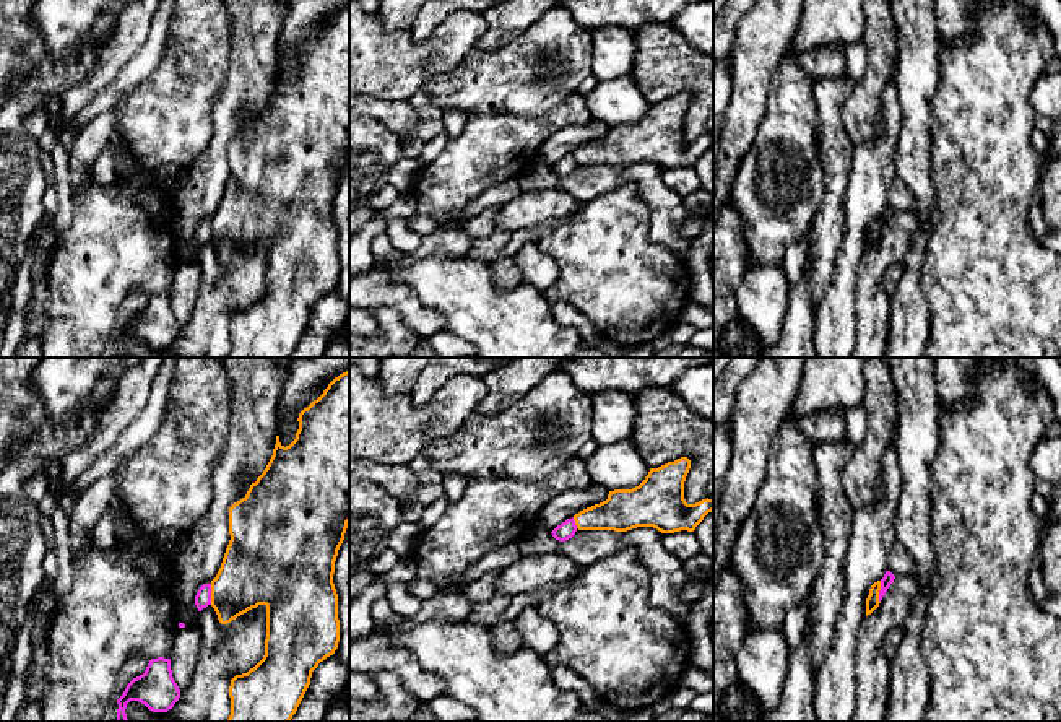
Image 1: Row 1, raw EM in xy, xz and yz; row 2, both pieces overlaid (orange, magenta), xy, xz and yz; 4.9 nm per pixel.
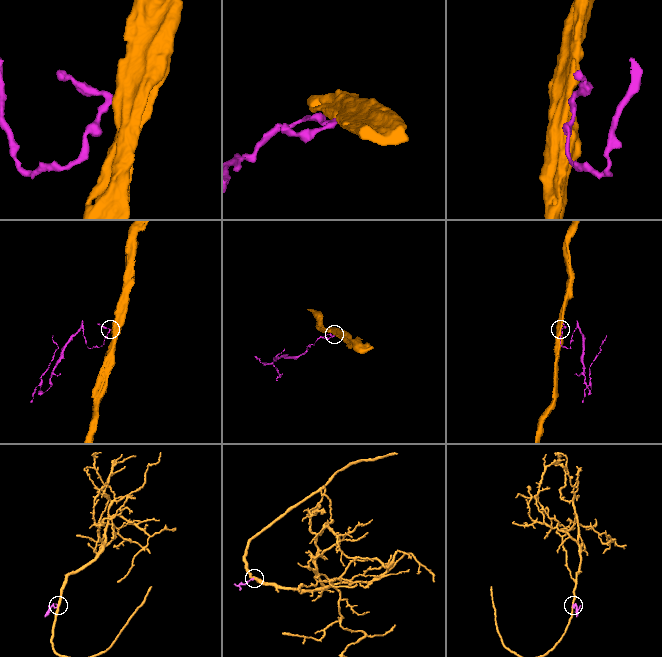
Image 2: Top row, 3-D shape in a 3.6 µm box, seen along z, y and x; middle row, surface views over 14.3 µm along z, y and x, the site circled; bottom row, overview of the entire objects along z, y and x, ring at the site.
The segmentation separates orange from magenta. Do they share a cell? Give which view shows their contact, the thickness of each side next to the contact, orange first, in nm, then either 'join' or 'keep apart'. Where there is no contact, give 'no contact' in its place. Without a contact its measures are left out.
contact in yz; calibres 70 and 60 nm; keep apart

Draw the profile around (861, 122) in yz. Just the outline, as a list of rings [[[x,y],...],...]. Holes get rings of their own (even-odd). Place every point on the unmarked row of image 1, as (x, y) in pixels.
[[[866,0],[866,73],[843,106],[843,127],[851,141],[861,143],[884,133],[879,104],[889,83],[895,55],[895,29],[889,0]]]

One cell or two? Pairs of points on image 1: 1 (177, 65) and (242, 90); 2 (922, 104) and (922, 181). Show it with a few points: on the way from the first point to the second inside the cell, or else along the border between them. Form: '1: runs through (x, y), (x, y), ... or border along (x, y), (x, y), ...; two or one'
1: border along (231, 46), (229, 69), (213, 104), (212, 119); two
2: runs through (917, 124), (917, 161); one

